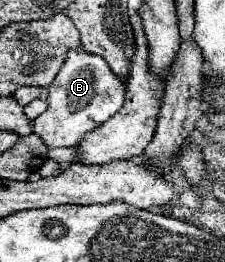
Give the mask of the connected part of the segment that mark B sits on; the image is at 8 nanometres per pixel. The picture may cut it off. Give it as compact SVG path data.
M69 50L61 72L51 82L49 106L33 120L33 132L49 146L77 146L87 132L107 122L125 104L125 82L109 70L109 64L85 50Z

